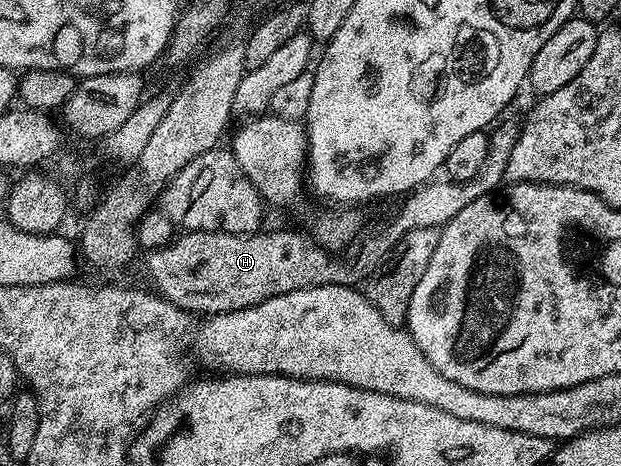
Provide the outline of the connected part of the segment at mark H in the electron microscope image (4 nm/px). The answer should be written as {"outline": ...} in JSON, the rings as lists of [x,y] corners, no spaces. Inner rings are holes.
{"outline":[[[503,118],[489,132],[488,157],[484,157],[484,165],[480,167],[480,173],[463,183],[445,181],[431,181],[423,183],[414,191],[409,192],[401,200],[402,208],[391,217],[387,223],[379,227],[365,228],[364,233],[357,236],[356,241],[351,242],[345,248],[344,253],[335,253],[314,242],[309,234],[301,235],[298,231],[266,231],[259,230],[252,235],[237,235],[236,233],[224,233],[223,231],[187,231],[179,234],[177,238],[166,246],[155,251],[145,252],[146,275],[151,279],[153,290],[170,303],[175,303],[187,313],[193,313],[198,317],[219,315],[225,311],[244,309],[248,305],[260,305],[260,301],[268,301],[268,297],[280,297],[280,293],[292,293],[296,289],[312,289],[320,285],[344,285],[354,287],[358,282],[369,280],[385,264],[390,257],[390,251],[404,237],[404,233],[410,233],[412,229],[426,229],[428,227],[445,227],[464,205],[472,205],[480,197],[491,194],[503,186],[506,179],[508,157],[512,155],[512,145],[516,143],[519,120]]]}

